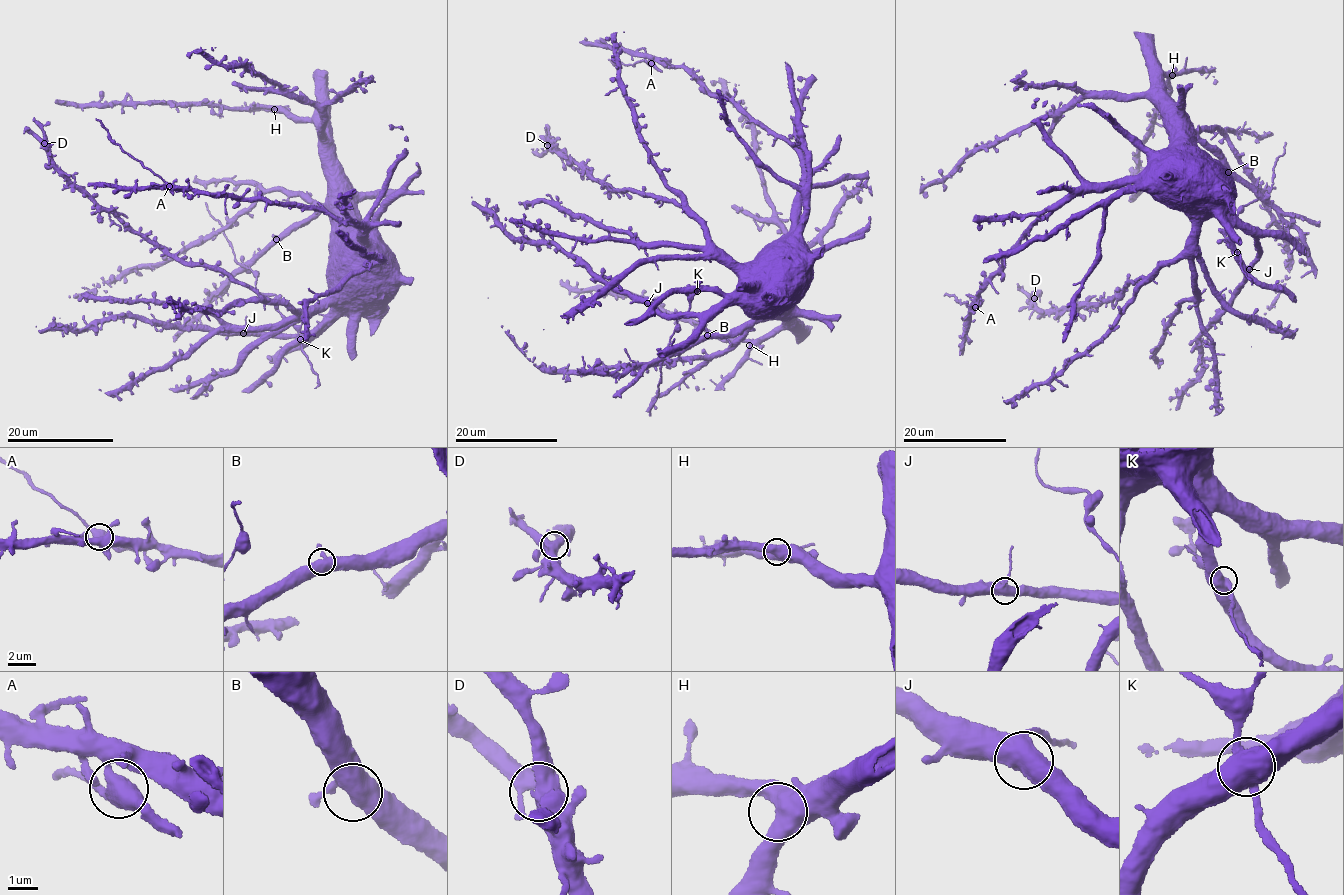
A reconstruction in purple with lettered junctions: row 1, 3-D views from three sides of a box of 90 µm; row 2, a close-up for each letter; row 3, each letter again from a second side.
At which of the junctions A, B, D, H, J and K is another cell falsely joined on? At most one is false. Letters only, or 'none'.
A

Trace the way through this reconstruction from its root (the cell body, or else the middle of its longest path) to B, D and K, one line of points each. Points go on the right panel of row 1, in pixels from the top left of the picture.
B: (1154, 178), (1163, 188), (1172, 185), (1170, 149), (1192, 138), (1212, 151), (1228, 172)
D: (1154, 178), (1170, 205), (1191, 220), (1181, 254), (1130, 283), (1119, 299), (1048, 311), (1038, 307), (1034, 298)
K: (1154, 178), (1161, 190), (1183, 209), (1207, 217), (1221, 217), (1228, 223), (1238, 253)

